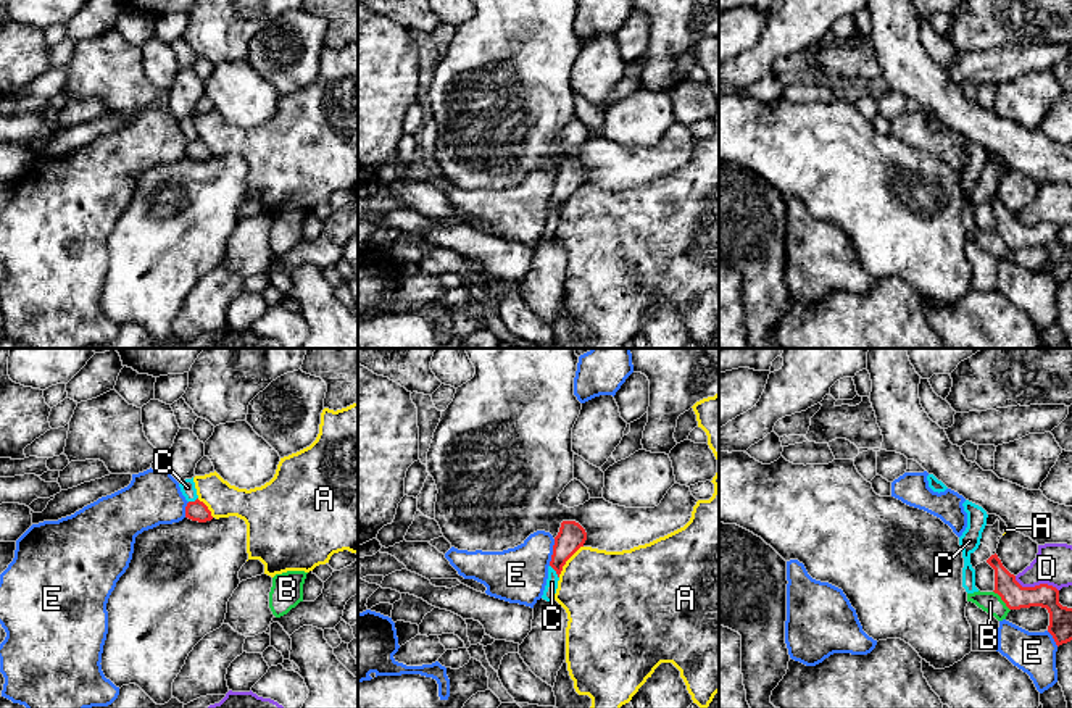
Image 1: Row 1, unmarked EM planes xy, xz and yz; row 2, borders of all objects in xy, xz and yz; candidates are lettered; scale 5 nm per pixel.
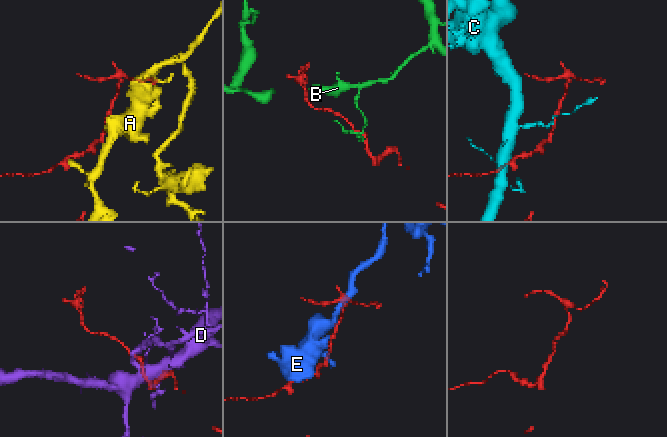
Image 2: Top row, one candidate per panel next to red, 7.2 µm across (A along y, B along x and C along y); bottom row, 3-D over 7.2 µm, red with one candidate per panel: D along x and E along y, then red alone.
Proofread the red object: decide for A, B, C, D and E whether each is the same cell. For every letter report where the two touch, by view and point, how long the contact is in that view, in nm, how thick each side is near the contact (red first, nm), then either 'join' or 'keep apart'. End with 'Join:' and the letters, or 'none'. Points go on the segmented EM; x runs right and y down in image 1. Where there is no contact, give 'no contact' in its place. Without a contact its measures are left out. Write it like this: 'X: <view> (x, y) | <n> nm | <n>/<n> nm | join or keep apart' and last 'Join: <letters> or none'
A: xz (566, 560) | 200 nm | 140/420 nm | keep apart
B: yz (1001, 599) | 130 nm | 120/110 nm | keep apart
C: xz (555, 570) | 80 nm | 140/60 nm | keep apart
D: yz (1035, 586) | 240 nm | 120/190 nm | keep apart
E: xz (553, 552) | 140 nm | 140/280 nm | keep apart
Join: none

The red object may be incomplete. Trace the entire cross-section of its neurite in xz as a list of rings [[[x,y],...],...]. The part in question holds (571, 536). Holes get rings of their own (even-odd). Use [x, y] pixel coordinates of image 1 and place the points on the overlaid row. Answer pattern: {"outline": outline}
{"outline": [[[563,521],[558,535],[555,537],[553,555],[550,566],[556,571],[558,577],[566,561],[580,548],[587,540],[585,529],[575,521]]]}

